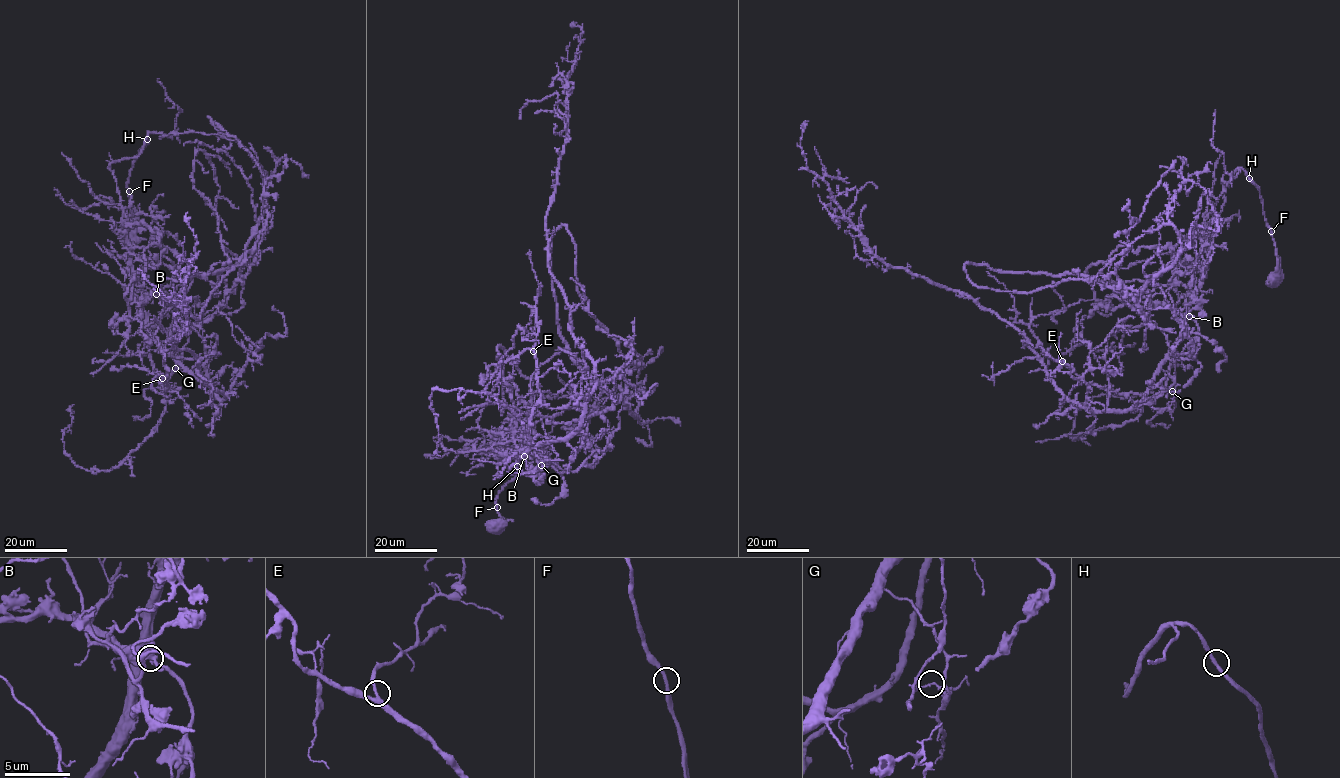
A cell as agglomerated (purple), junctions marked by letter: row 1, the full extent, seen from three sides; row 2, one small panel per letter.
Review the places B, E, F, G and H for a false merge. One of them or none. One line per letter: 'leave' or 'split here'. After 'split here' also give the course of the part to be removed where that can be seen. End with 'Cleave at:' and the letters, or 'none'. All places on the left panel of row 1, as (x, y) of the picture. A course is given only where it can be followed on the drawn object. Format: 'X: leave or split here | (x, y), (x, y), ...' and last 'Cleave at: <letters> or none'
B: leave
E: leave
F: leave
G: split here | (174, 369), (190, 330), (171, 305), (233, 267), (265, 200), (237, 141), (183, 145)
H: leave
Cleave at: G

